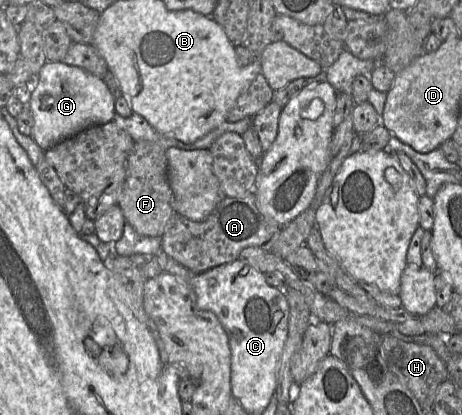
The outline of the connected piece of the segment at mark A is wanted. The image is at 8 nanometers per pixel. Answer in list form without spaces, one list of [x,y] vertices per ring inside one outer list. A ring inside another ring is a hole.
[[[252,192],[245,197],[224,197],[202,222],[175,214],[162,235],[161,249],[185,268],[201,273],[238,259],[246,247],[270,251],[281,234],[281,228],[258,210]]]

